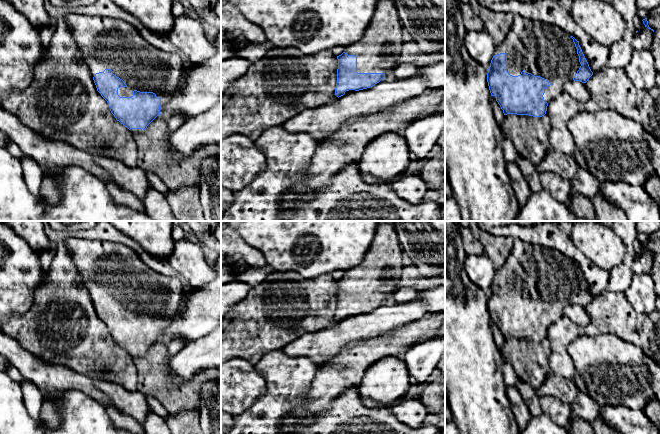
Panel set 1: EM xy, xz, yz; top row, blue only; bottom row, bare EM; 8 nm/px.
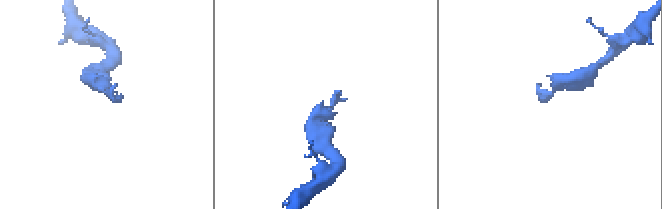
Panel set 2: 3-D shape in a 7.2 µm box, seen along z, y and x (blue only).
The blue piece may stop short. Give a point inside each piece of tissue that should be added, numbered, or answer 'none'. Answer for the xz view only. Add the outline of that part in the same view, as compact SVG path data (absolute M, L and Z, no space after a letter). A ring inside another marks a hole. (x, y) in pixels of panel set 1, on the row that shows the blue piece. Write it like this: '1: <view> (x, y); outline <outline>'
1: xz (377, 51); outline M380 0L363 37L345 46L344 52L357 57L358 73L384 73L389 77L404 43L402 30L394 1Z

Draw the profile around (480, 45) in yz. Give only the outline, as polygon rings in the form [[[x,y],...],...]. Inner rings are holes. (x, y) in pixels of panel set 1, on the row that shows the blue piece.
[[[485,30],[467,31],[465,47],[473,60],[486,69],[490,67],[491,60],[495,55],[496,45],[489,33]]]

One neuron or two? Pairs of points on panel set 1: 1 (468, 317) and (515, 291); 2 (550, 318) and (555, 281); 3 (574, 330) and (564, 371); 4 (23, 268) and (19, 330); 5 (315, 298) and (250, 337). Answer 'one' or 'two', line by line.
1: two
2: one
3: one
4: two
5: one

